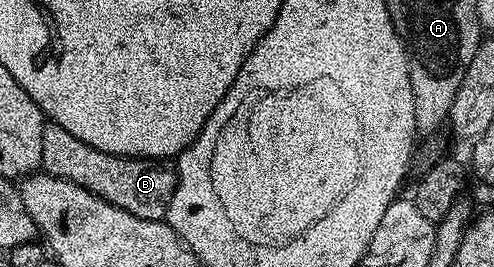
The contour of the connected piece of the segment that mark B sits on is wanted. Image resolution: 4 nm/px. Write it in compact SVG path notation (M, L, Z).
M48 122L42 132L42 160L43 173L53 174L62 180L70 180L82 188L89 190L94 196L138 216L142 220L155 222L167 219L170 200L174 196L176 187L176 167L171 161L162 158L123 158L106 152L98 152L98 148L90 148L90 144L82 144L78 136L70 136L66 128Z

